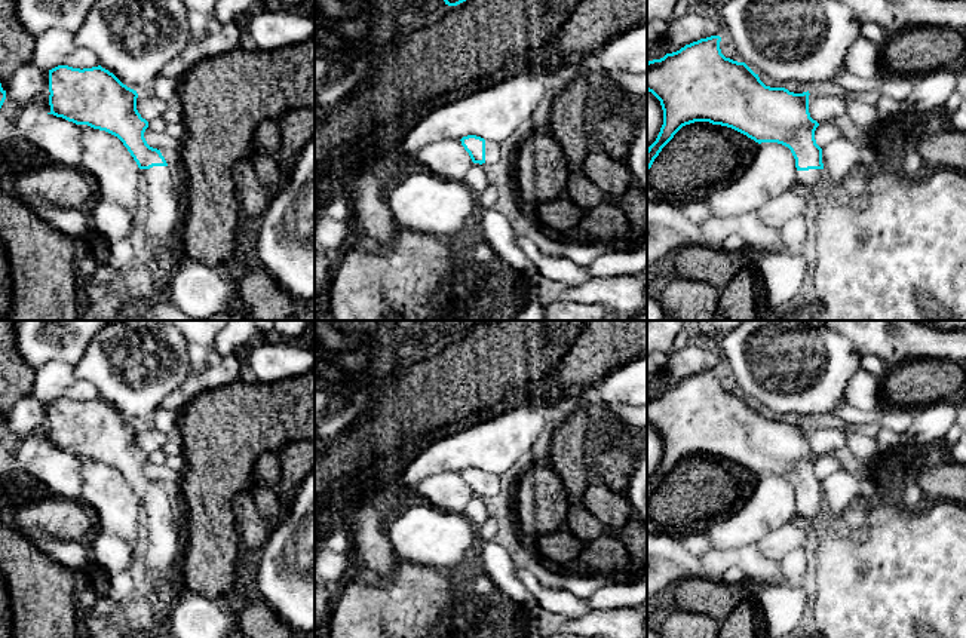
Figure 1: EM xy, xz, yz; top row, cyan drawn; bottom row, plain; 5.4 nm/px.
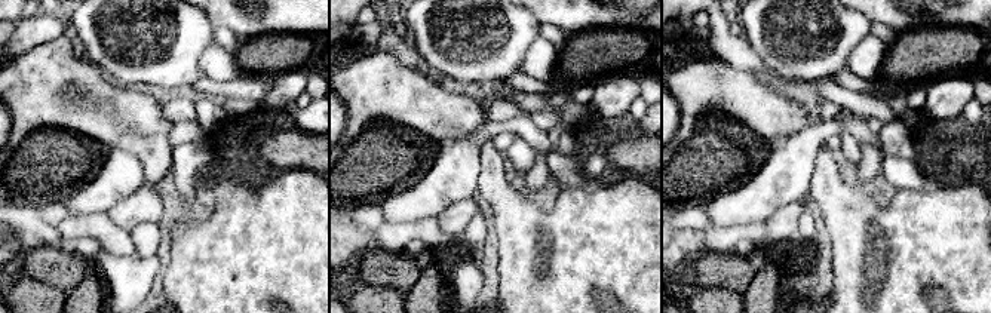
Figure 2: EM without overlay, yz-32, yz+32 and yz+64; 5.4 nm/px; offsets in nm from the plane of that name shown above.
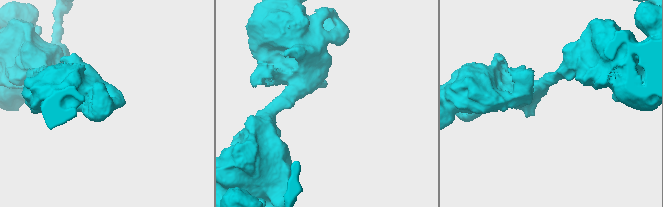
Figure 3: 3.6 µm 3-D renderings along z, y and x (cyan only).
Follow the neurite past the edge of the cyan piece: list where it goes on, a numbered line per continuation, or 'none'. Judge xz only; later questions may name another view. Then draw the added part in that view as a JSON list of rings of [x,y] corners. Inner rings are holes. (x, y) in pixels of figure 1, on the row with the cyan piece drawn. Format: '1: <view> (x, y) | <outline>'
1: xz (491, 149) | [[[485,139],[485,163],[496,165],[500,160],[500,145]]]

